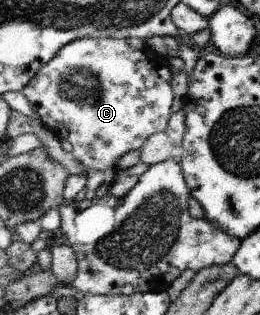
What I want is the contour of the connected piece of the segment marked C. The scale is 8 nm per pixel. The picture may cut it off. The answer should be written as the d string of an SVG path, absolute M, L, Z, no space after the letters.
M83 37L69 41L69 43L65 43L61 49L57 49L57 53L53 55L53 59L49 59L45 65L41 65L39 71L27 81L27 85L25 85L20 92L25 95L25 99L27 99L29 105L33 107L40 122L48 130L51 130L51 133L55 134L59 140L65 139L71 144L73 159L75 159L86 172L107 171L107 169L116 165L117 159L119 159L121 155L125 155L128 151L139 150L150 135L163 132L165 125L169 125L167 120L171 114L169 108L171 107L173 93L171 92L169 82L161 79L157 72L155 72L157 68L155 66L155 59L157 59L157 54L154 54L152 49L146 45L146 40L137 38Z

